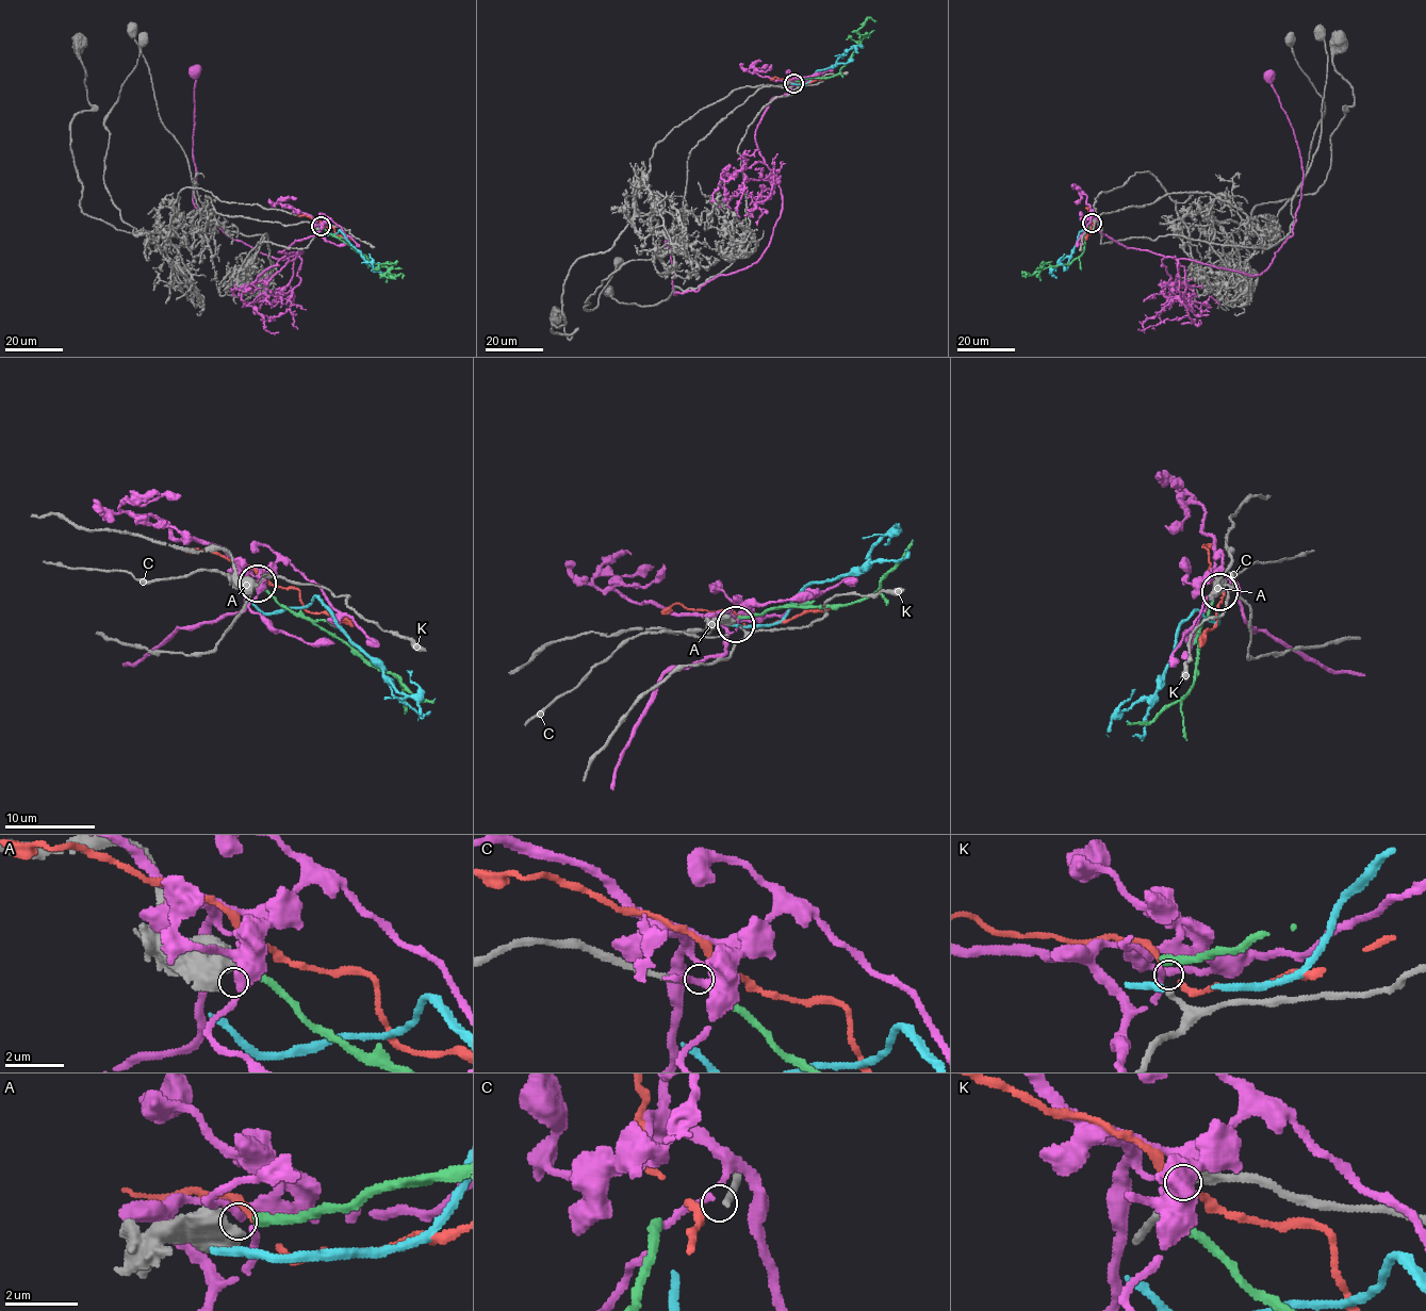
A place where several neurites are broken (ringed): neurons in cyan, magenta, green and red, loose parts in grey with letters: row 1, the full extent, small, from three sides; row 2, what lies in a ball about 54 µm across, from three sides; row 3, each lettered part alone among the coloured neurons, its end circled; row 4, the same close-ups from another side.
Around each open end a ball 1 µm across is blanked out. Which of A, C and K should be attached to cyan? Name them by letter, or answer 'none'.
none

